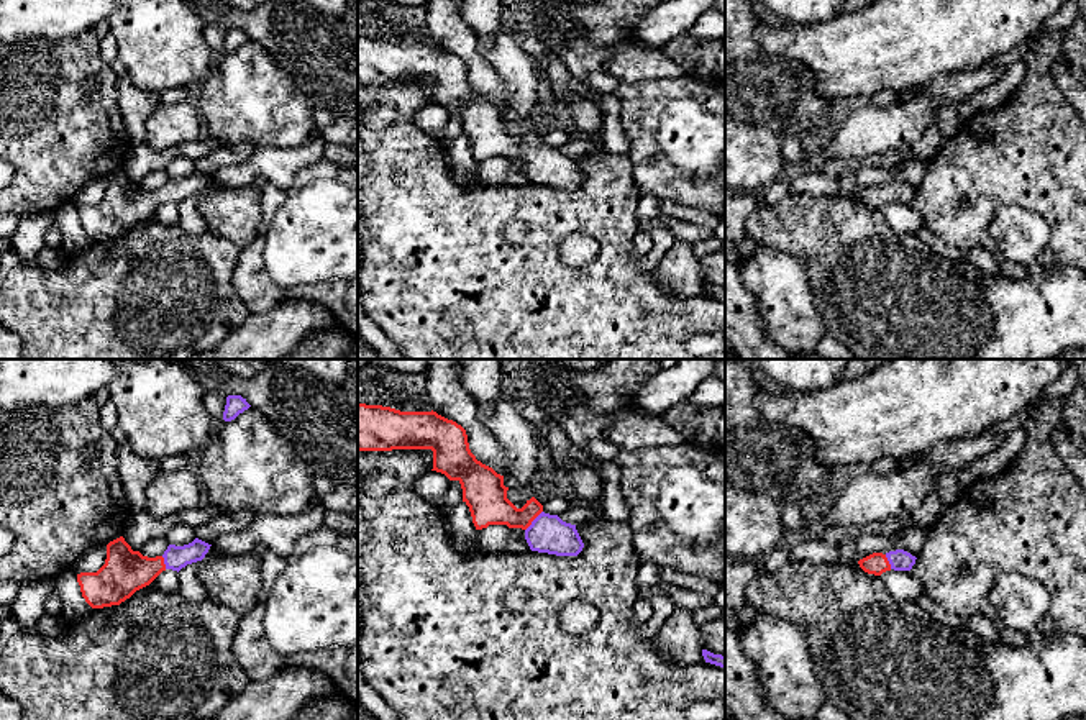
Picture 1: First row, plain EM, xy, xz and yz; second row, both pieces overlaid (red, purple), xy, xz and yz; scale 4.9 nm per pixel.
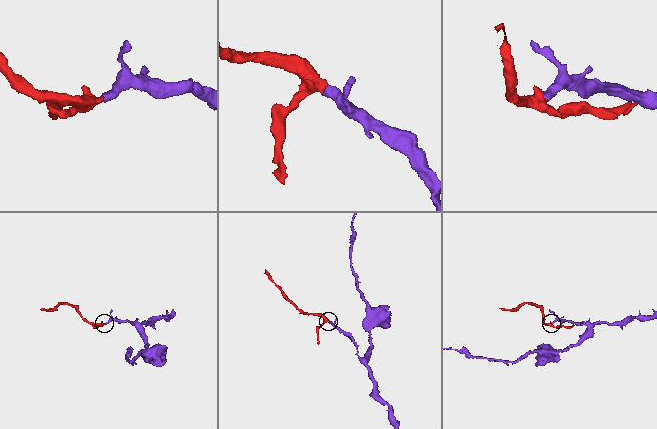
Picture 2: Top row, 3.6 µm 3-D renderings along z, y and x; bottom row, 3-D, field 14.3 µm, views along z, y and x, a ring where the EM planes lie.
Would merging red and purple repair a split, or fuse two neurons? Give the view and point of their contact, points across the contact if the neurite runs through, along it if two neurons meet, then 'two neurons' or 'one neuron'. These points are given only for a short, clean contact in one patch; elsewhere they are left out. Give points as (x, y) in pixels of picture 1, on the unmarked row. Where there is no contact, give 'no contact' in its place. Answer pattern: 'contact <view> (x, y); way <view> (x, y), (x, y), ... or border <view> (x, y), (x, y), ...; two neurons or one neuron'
contact xz (533, 151); way xz (488, 135), (512, 150), (533, 151), (548, 166); one neuron

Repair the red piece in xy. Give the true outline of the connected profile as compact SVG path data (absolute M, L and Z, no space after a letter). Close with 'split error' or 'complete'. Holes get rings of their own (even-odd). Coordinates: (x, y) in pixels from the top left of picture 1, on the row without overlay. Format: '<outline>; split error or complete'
M123 169L107 177L105 197L97 205L77 207L82 230L92 241L120 238L149 218L162 203L180 203L202 194L212 177L195 171L184 179L169 177L162 189L148 190L133 184Z; split error

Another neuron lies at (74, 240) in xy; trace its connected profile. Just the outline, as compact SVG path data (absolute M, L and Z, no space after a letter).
M66 202L54 210L54 223L62 233L61 249L66 256L72 256L87 249L92 244L92 239L85 235L77 215L77 207L74 202Z

